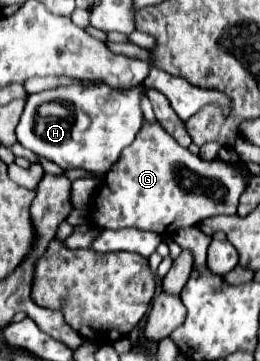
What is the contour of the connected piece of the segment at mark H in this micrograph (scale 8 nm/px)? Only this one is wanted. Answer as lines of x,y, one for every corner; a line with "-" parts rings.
60,86
30,94
16,138
28,150
50,158
60,168
82,168
92,174
106,174
120,160
120,154
142,128
140,94
144,86
130,90
102,86

